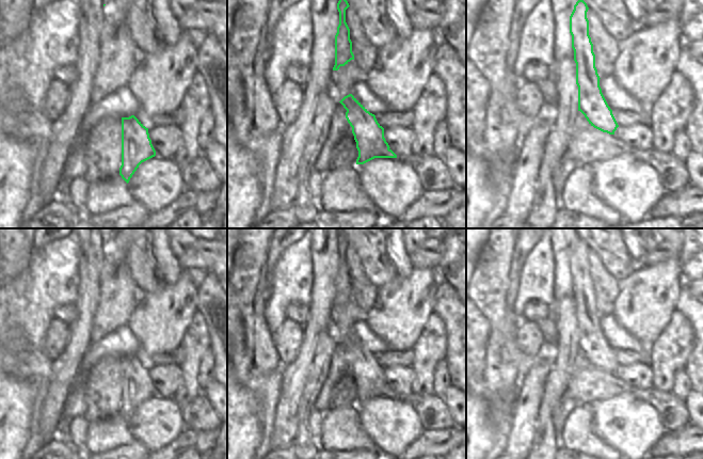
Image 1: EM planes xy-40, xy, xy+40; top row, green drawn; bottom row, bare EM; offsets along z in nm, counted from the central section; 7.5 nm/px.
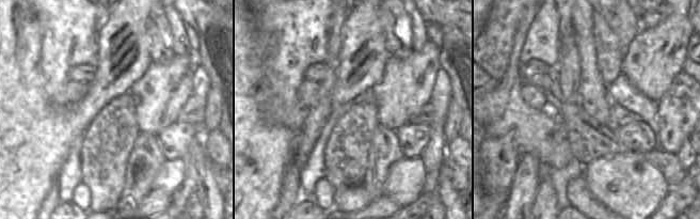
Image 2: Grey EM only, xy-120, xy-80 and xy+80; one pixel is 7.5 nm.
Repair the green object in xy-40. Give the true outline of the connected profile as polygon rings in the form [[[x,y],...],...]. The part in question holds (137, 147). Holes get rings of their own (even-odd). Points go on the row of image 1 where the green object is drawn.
[[[134,115],[122,117],[122,178],[128,184],[139,165],[155,156],[148,128]]]

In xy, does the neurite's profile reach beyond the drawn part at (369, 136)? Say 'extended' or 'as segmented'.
as segmented

